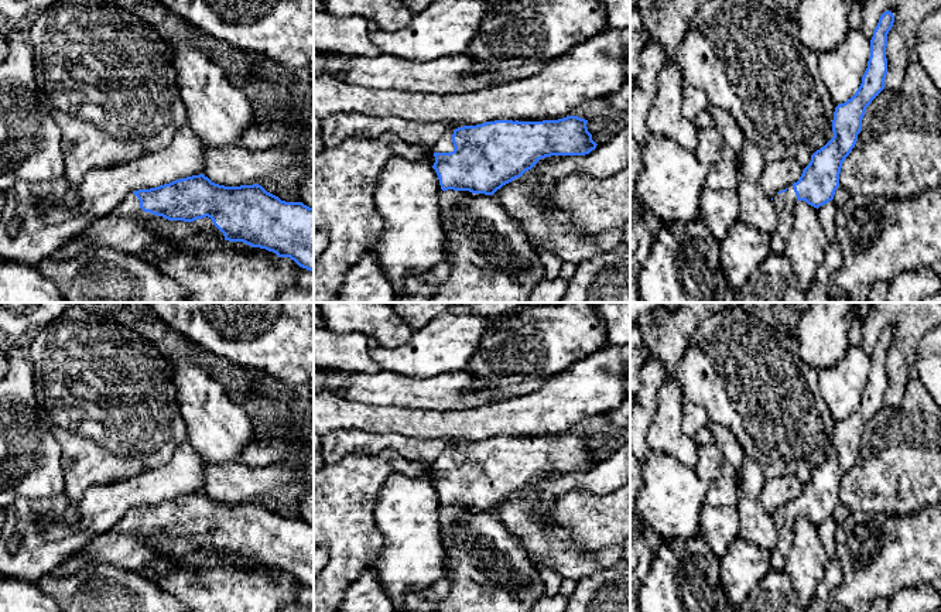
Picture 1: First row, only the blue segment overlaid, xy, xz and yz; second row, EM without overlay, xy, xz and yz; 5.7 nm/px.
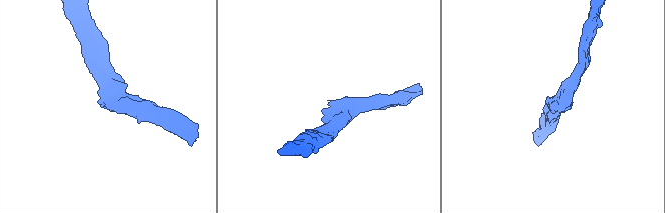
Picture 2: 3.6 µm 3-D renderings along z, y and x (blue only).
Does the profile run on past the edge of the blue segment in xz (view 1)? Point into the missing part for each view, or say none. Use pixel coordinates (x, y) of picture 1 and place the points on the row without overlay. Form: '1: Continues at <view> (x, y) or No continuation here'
1: Continues at xz (445, 461)

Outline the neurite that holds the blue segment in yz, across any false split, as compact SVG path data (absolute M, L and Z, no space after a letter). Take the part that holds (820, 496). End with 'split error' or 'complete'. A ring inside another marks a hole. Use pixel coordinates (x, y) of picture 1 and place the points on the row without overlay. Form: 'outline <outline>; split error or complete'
outline M884 328L870 356L870 373L856 410L835 424L834 454L811 472L800 496L777 509L771 517L779 539L770 550L771 570L783 570L793 541L793 526L798 517L819 524L834 516L839 503L842 479L849 472L862 447L866 424L884 406L887 392L887 351L894 339L892 328Z; split error

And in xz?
outline M495 437L448 447L434 462L435 486L442 507L493 512L520 495L541 475L585 472L596 465L588 437Z; split error

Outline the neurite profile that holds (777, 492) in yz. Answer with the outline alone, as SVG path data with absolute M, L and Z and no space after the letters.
M787 475L767 479L760 492L760 500L767 513L773 514L777 509L797 499L804 485L797 476Z

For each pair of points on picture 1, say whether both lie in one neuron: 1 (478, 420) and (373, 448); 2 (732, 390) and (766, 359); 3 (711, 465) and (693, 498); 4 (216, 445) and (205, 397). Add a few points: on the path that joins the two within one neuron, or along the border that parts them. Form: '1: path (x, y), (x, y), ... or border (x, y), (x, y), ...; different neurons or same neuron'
1: border (380, 434), (447, 438); different neurons
2: path (741, 382), (758, 368); same neuron
3: border (693, 468), (707, 485), (705, 503); different neurons
4: path (216, 434), (216, 427), (206, 409); same neuron

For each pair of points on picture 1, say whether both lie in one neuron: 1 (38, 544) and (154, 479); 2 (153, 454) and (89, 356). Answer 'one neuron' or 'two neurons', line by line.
1: one neuron
2: one neuron

